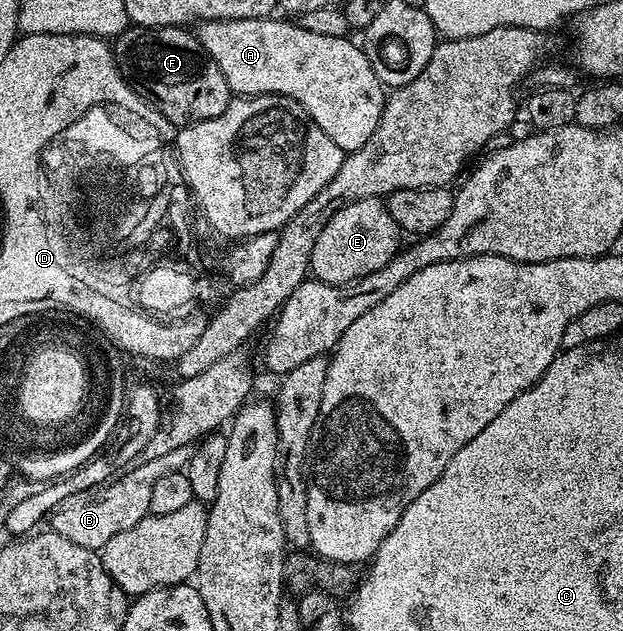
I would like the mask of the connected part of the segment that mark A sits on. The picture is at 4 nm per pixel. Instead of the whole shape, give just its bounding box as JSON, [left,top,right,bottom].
[196,16,388,152]

